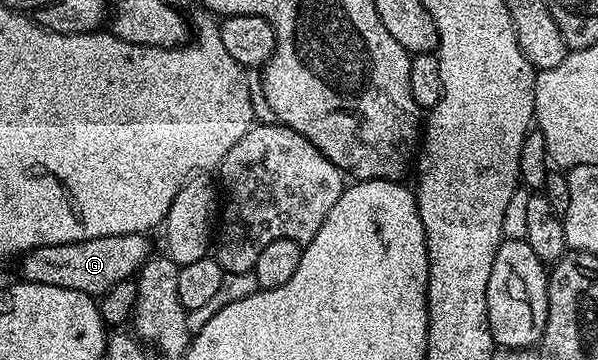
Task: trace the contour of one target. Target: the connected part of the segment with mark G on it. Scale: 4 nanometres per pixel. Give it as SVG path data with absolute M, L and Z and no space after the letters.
M144 233L117 234L105 238L89 238L68 244L41 246L23 253L18 261L19 272L29 284L61 286L65 290L77 290L81 294L98 298L104 296L117 282L132 279L152 255L153 249Z

